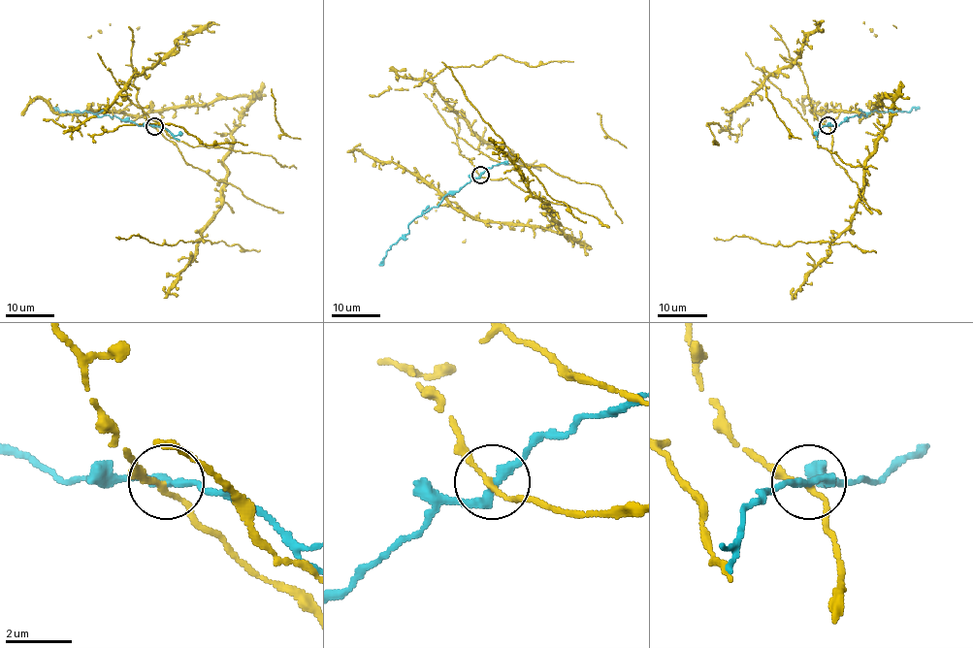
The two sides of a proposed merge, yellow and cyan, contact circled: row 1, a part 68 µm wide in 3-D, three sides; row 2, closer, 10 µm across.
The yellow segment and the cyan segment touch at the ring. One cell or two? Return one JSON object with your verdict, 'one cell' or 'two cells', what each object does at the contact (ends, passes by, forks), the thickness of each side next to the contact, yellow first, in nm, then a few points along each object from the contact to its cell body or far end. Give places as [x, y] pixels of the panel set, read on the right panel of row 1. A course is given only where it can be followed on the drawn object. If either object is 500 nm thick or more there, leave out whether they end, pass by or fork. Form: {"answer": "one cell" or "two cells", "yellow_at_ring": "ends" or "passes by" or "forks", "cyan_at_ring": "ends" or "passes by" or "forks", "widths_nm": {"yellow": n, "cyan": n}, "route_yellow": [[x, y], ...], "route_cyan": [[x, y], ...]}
{"answer": "two cells", "yellow_at_ring": "passes by", "cyan_at_ring": "passes by", "widths_nm": {"yellow": 130, "cyan": 240}, "route_yellow": [[828, 125], [832, 158], [862, 181], [892, 98], [867, 115], [815, 113], [807, 98], [802, 103], [815, 100]], "route_cyan": [[828, 125], [838, 125], [854, 115], [865, 116], [871, 112], [908, 112], [920, 107]]}

